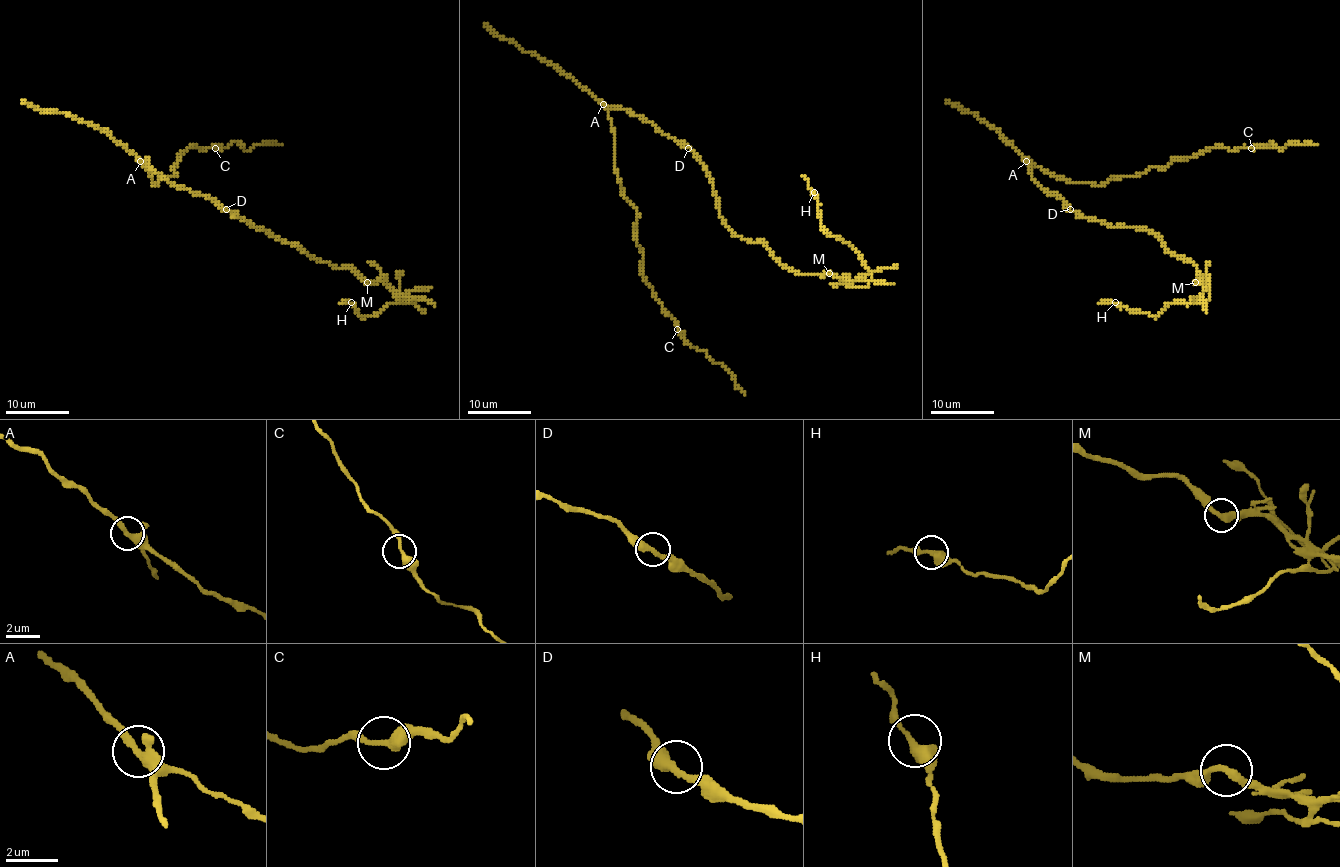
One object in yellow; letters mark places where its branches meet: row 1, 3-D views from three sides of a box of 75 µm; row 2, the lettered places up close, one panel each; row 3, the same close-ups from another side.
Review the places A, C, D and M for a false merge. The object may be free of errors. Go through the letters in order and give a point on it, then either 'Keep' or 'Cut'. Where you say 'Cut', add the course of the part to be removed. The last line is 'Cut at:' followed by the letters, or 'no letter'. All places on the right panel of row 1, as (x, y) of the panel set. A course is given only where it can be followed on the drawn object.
A: Place: (1026, 161). Keep
C: Place: (1251, 148). Keep
D: Place: (1070, 209). Keep
M: Place: (1195, 282). Cut. Course of the part to remove: (1196, 282), (1202, 283), (1202, 293), (1196, 301), (1170, 302), (1153, 317), (1118, 307), (1113, 302), (1099, 302)
Cut at: M

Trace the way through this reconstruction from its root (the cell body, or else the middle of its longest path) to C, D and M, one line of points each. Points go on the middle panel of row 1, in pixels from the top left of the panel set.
C: (671, 137), (623, 108), (609, 111), (617, 178), (637, 213), (634, 238), (642, 253), (641, 272), (677, 329)
D: (671, 137), (688, 148)
M: (671, 137), (703, 164), (720, 218), (733, 232), (749, 242), (761, 242), (795, 272), (829, 273)

